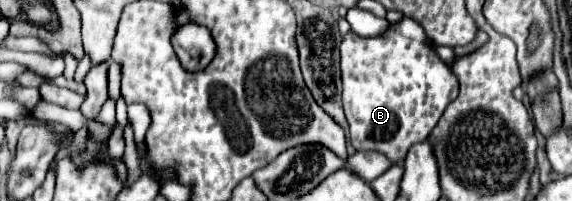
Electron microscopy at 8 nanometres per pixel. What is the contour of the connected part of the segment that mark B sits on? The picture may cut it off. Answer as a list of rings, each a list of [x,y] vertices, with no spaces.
[[[411,18],[391,24],[383,36],[363,38],[355,32],[343,36],[343,108],[355,150],[375,150],[385,154],[393,164],[403,162],[409,148],[427,140],[447,104],[457,98],[457,78],[447,64],[425,46],[425,38],[421,24]]]

